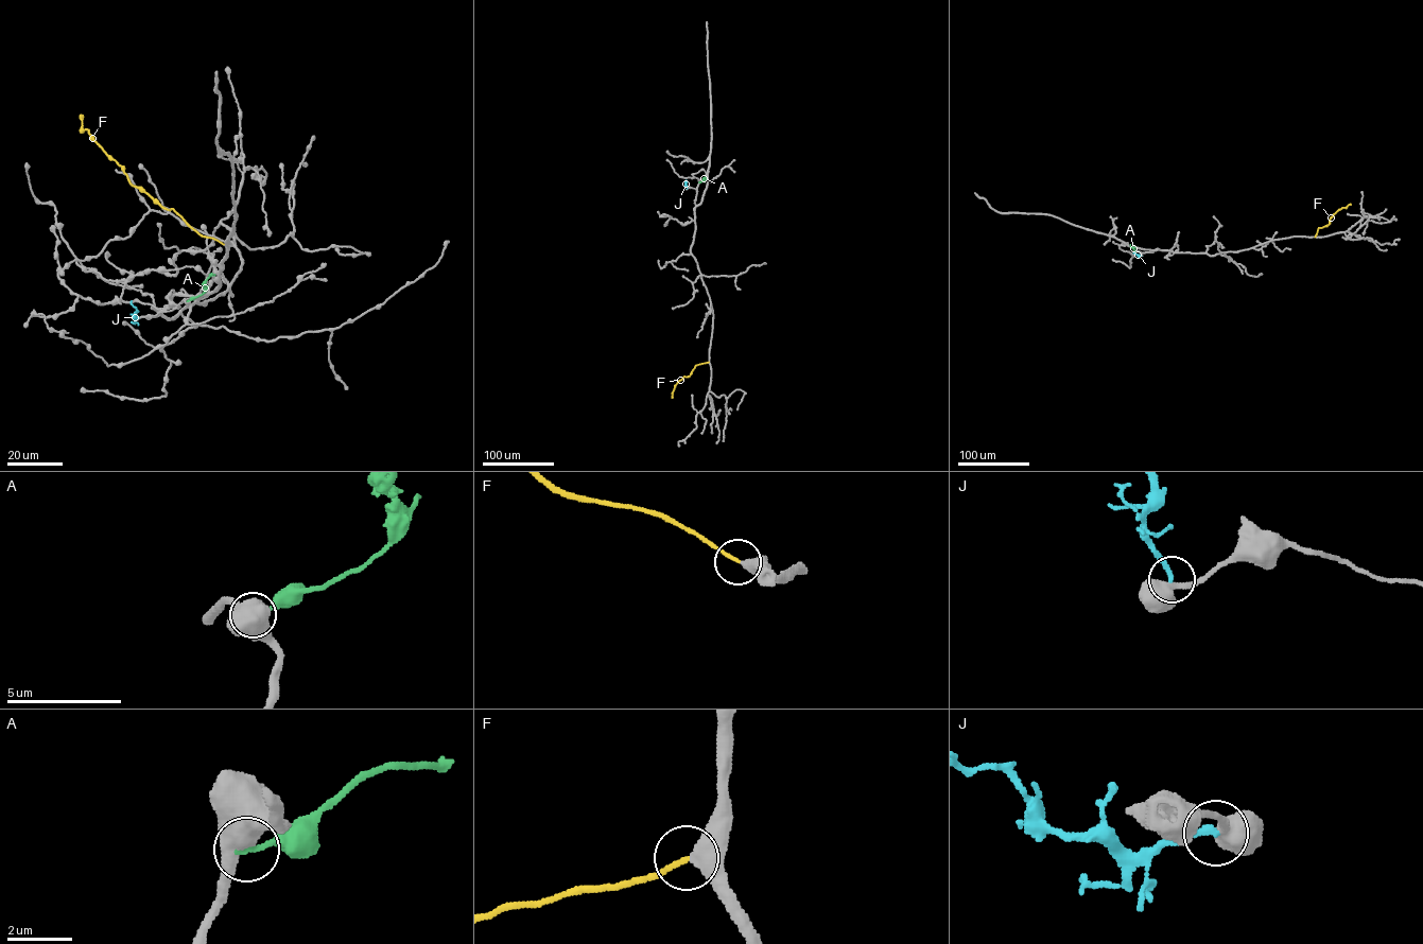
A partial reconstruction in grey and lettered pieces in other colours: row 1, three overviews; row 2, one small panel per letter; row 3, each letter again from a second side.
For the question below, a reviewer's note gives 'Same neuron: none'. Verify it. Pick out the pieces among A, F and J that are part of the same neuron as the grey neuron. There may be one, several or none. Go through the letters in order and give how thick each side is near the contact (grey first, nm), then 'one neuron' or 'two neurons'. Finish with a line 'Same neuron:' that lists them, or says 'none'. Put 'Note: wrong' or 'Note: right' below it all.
A: calibres 650 and 190 nm; two neurons
F: calibres 420 and 140 nm; one neuron
J: calibres 480 and 200 nm; two neurons
Same neuron: F
Note: wrong

